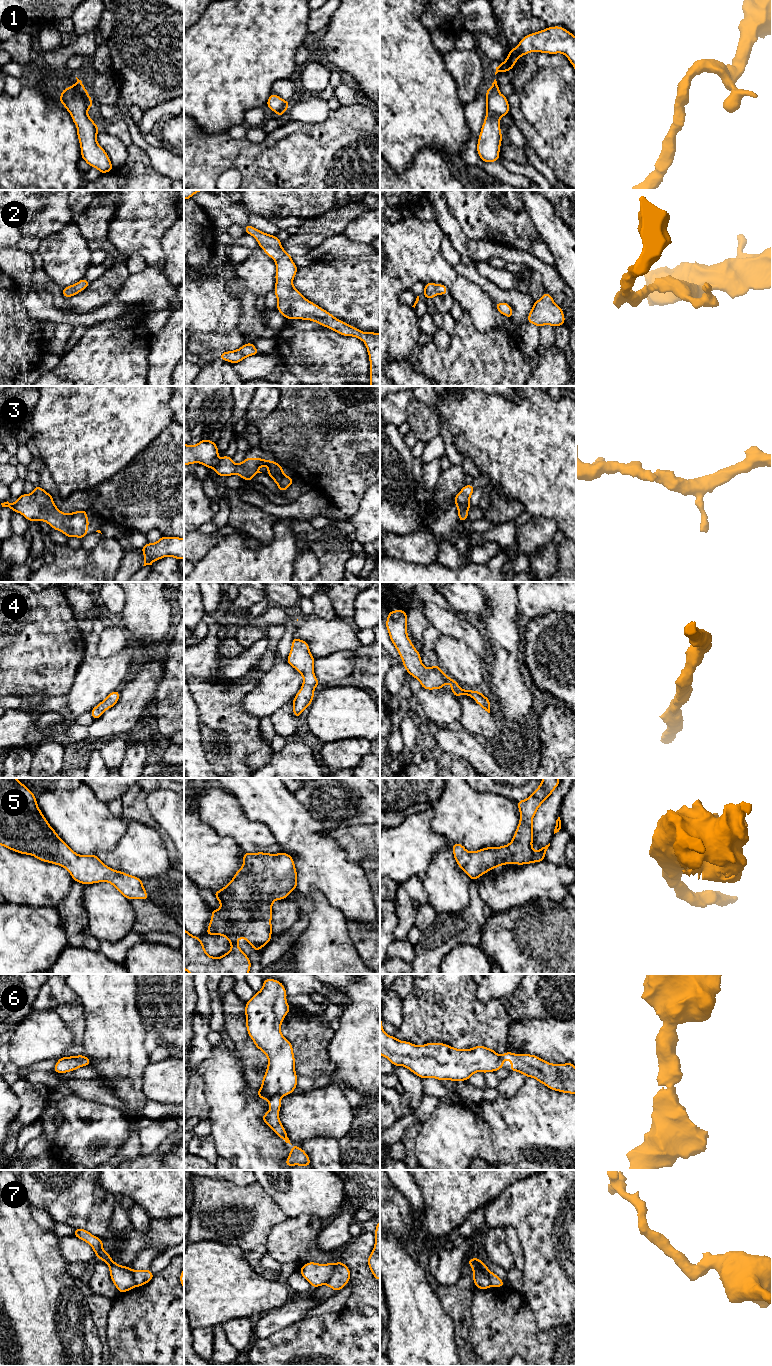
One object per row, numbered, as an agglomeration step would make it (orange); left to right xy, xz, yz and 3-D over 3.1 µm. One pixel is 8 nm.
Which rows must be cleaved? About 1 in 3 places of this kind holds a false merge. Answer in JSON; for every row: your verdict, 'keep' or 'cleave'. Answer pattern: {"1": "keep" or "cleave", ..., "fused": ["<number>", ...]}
{"1": "keep", "2": "keep", "3": "keep", "4": "keep", "5": "keep", "6": "keep", "7": "cleave", "fused": ["7"]}

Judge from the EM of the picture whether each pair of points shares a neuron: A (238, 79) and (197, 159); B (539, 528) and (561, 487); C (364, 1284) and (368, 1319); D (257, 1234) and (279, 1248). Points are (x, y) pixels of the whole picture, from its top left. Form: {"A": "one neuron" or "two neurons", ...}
{"A": "two neurons", "B": "two neurons", "C": "two neurons", "D": "two neurons"}

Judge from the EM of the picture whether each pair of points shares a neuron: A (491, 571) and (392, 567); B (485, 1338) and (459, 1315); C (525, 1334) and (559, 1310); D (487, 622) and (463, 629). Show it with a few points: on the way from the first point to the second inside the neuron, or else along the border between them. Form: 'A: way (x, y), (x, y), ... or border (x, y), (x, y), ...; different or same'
A: way (466, 571), (417, 571); same
B: border (472, 1301), (471, 1327), (468, 1339), (474, 1348); different
C: border (529, 1306), (539, 1328), (561, 1326); different
D: border (473, 620), (485, 637), (488, 646); different

